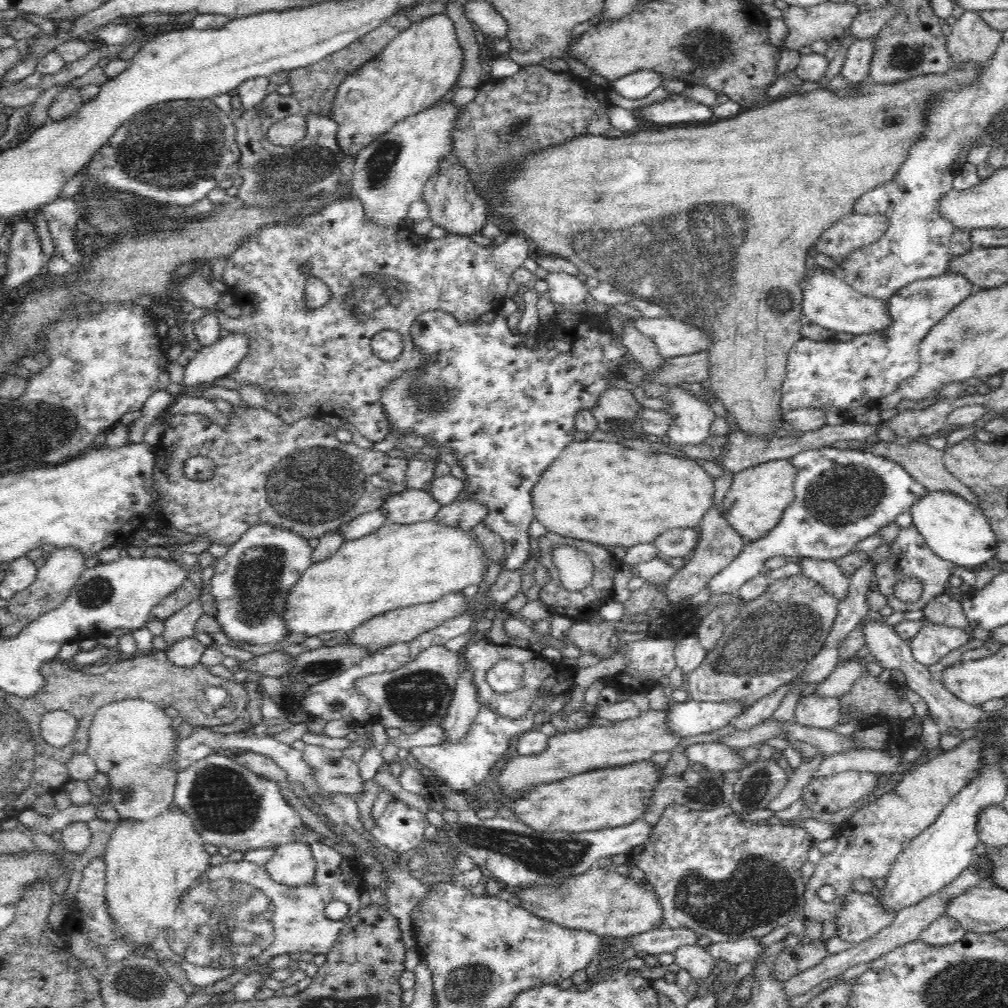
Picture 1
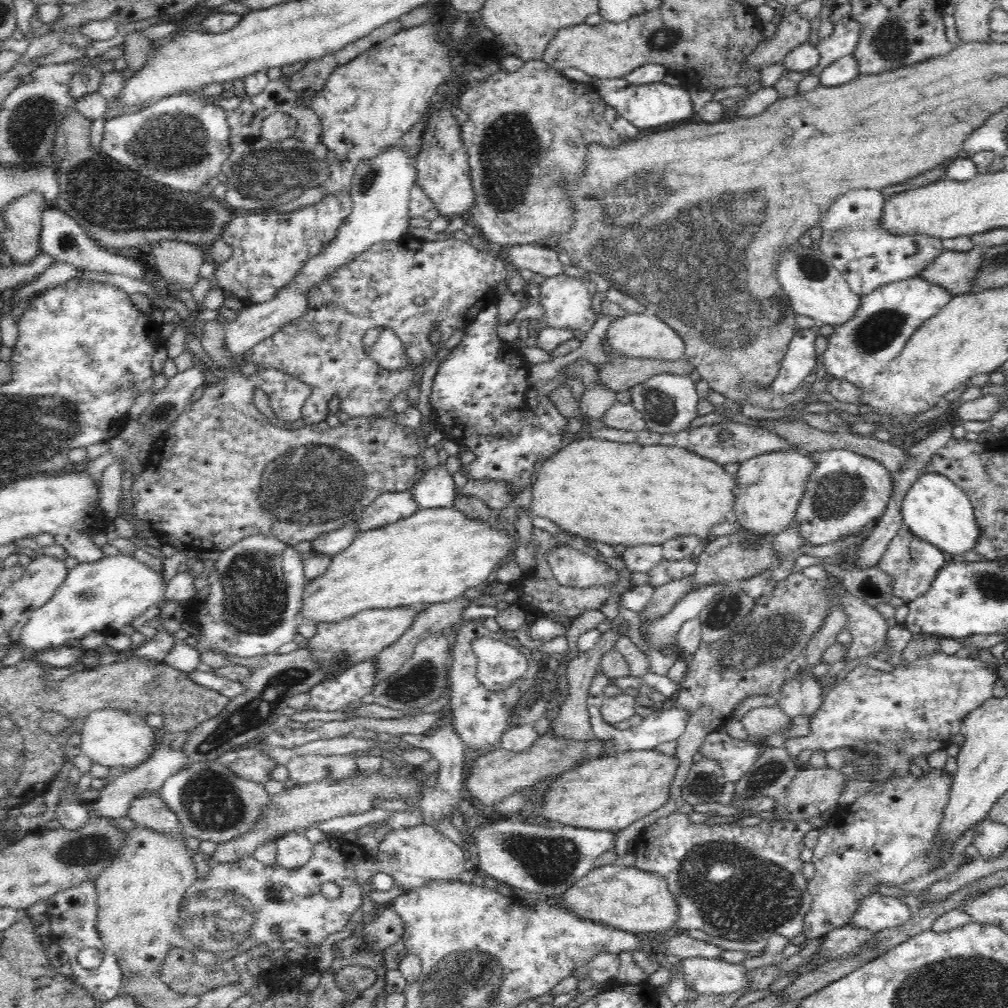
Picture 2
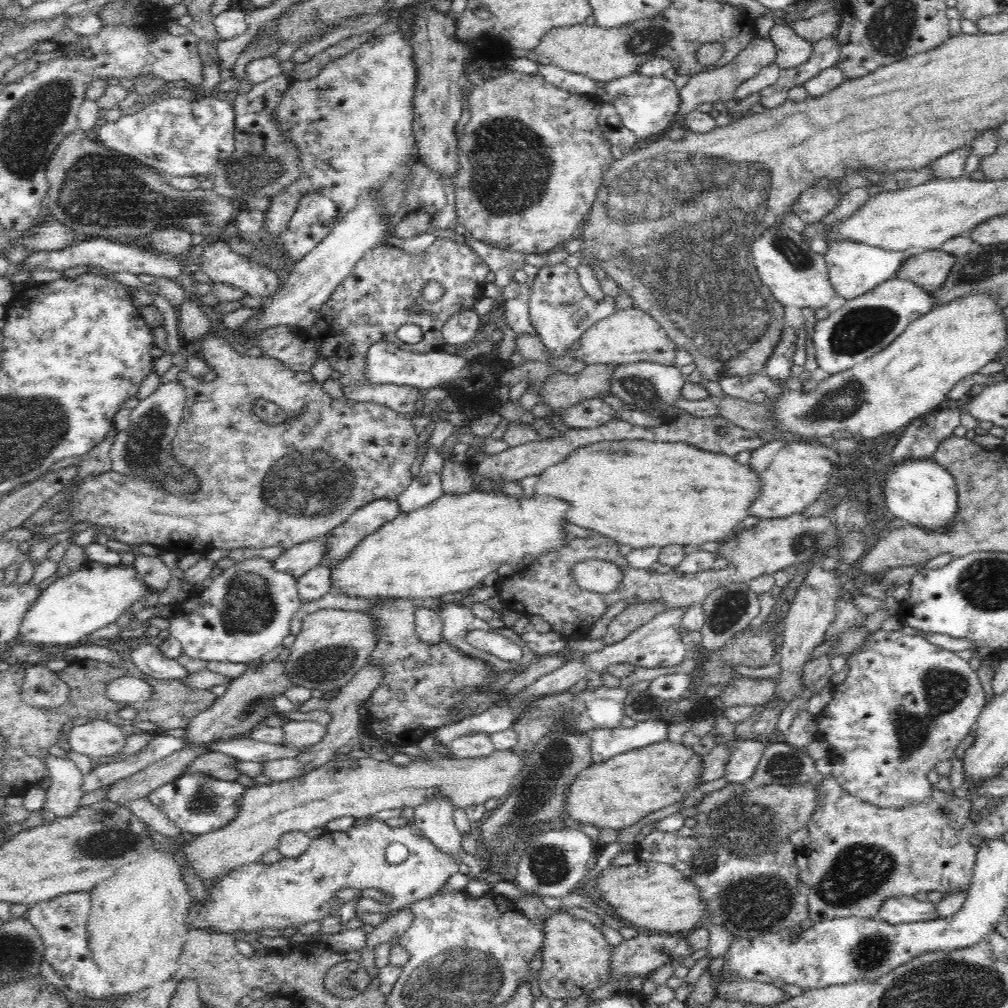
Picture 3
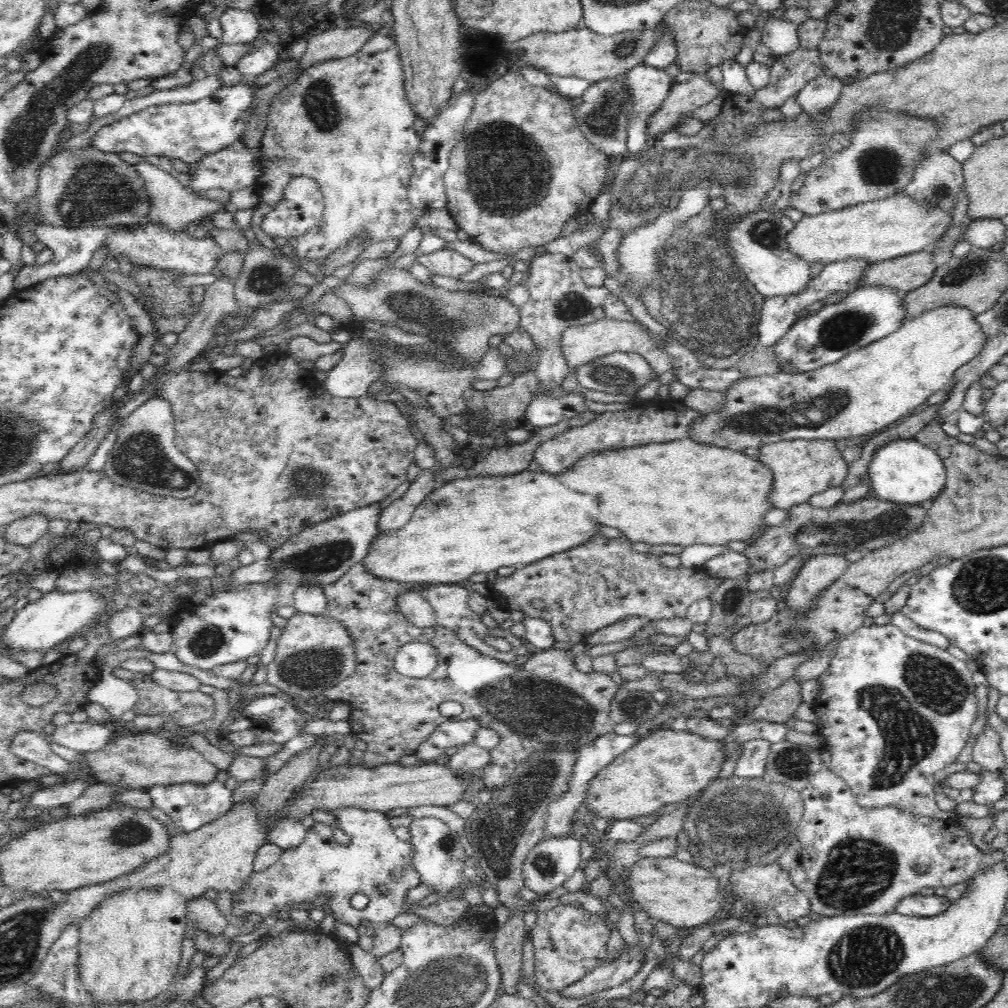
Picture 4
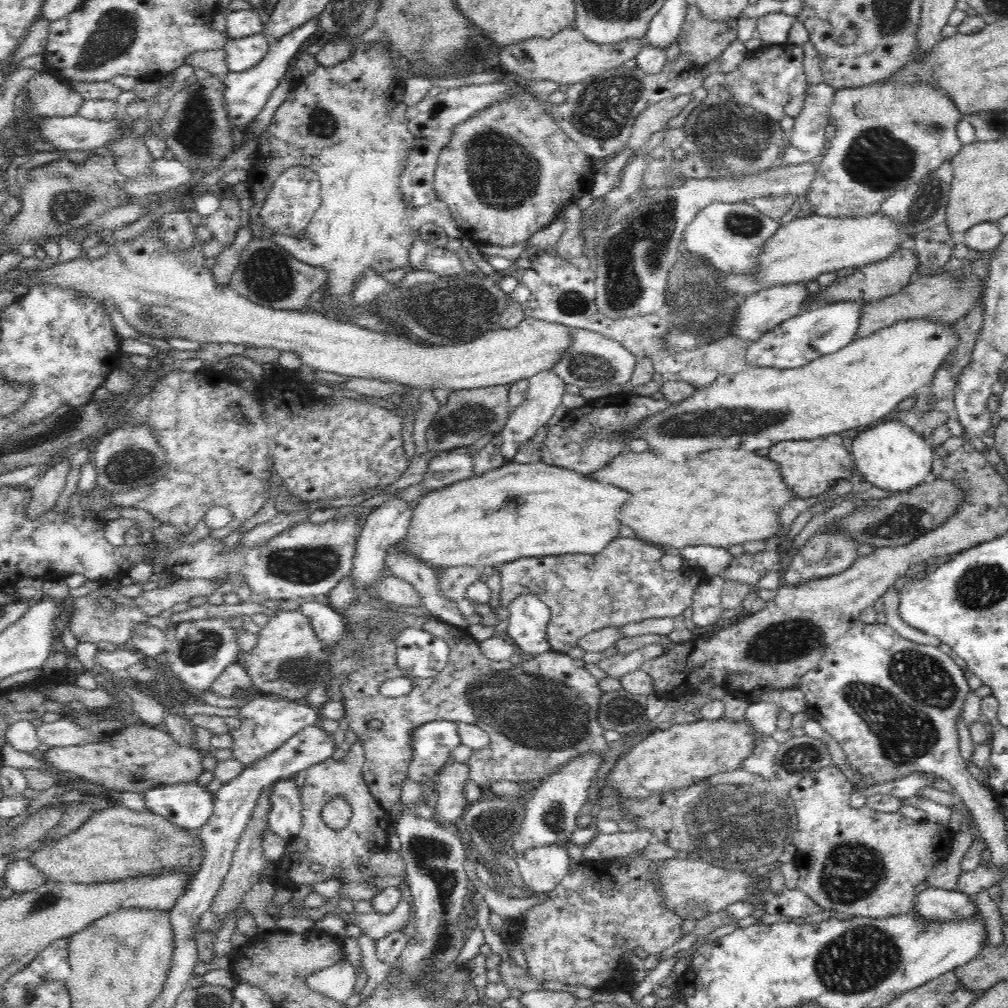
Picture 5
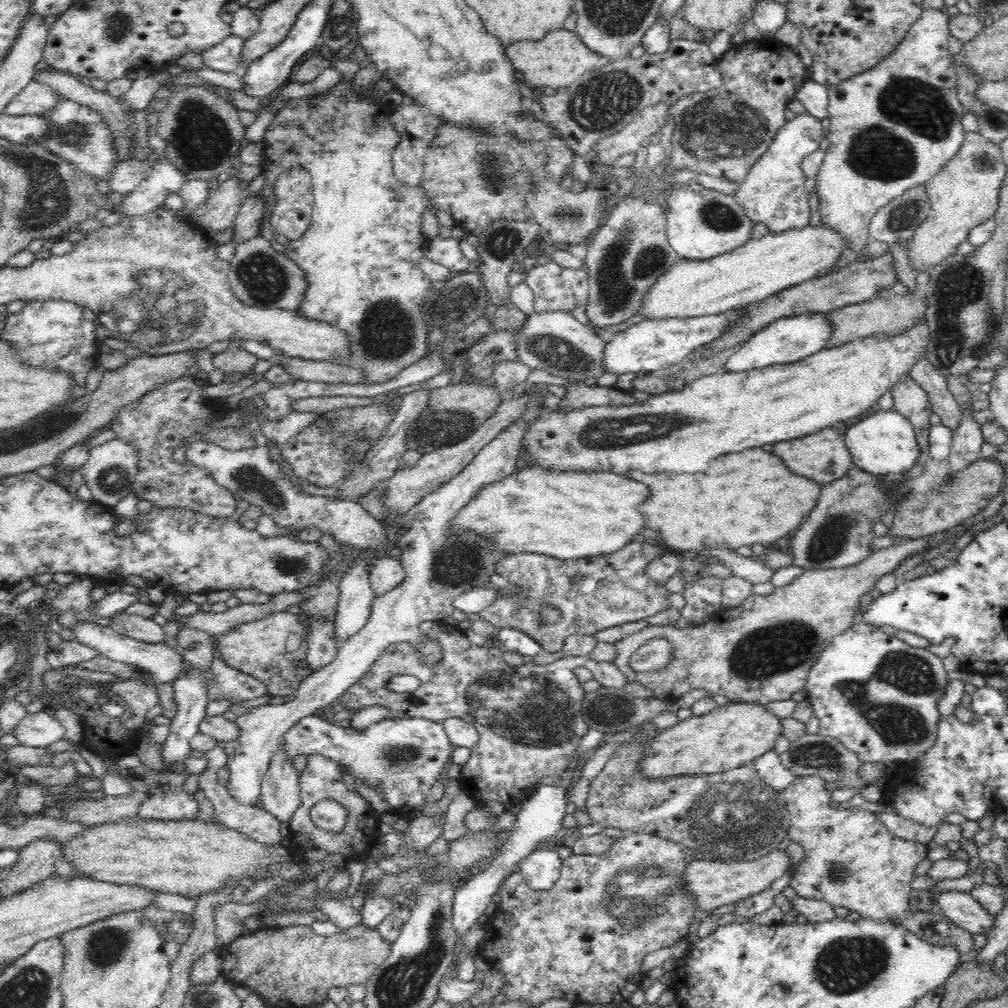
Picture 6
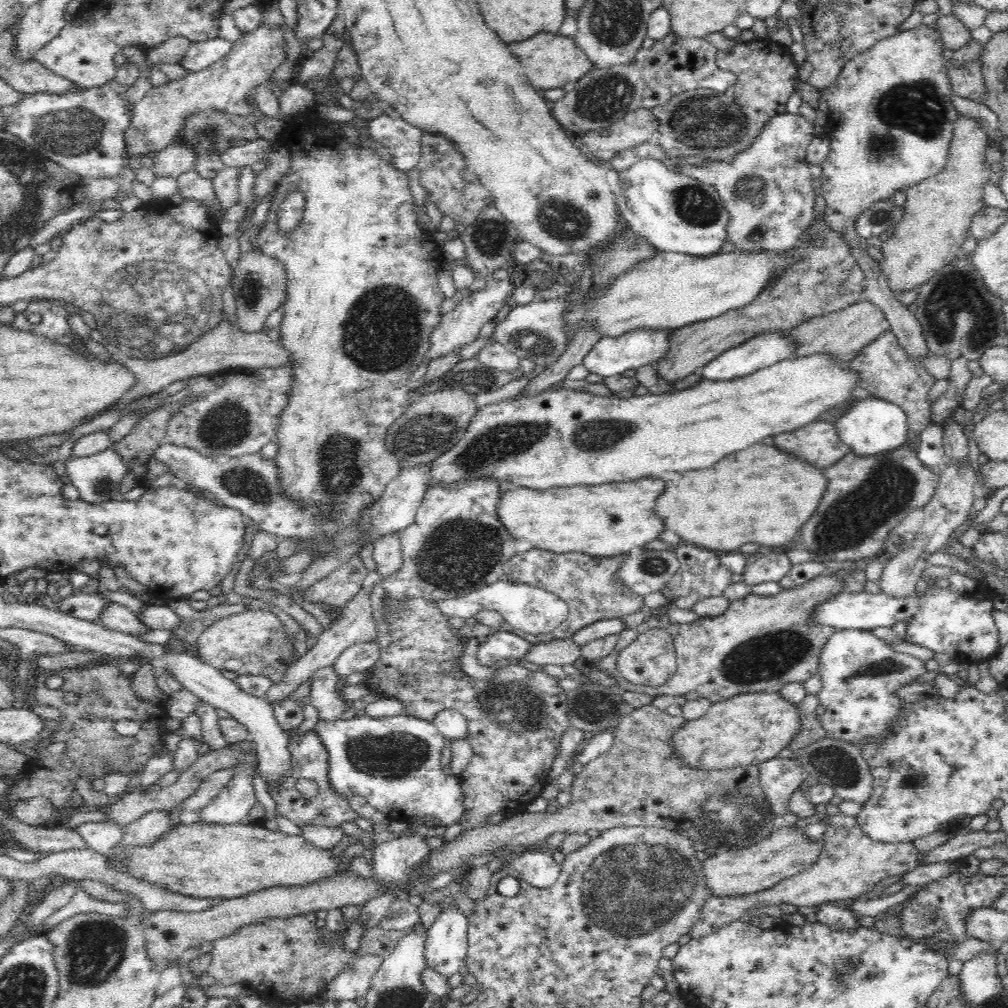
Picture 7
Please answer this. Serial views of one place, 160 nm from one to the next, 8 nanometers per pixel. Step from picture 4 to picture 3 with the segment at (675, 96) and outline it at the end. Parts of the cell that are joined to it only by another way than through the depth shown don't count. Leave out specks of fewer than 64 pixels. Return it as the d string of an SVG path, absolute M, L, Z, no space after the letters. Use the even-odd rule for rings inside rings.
M757 36L748 43L748 46L738 53L732 62L726 66L721 66L716 70L702 71L689 76L685 80L685 86L679 89L680 106L678 107L676 121L682 120L685 115L698 108L699 104L704 102L726 102L733 98L734 90L748 78L756 76L764 66L774 63L776 60L776 45L770 37Z

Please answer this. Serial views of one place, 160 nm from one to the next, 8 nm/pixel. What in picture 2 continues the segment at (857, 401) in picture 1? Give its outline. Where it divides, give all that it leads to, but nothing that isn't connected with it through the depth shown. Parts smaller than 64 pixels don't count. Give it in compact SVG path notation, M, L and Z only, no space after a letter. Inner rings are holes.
M916 276L891 282L859 297L861 303L856 316L834 326L834 334L828 338L821 362L830 376L846 378L856 388L866 388L873 385L874 375L885 370L887 364L901 354L908 338L924 322L938 315L954 294L935 282ZM810 329L795 330L794 337L788 343L777 377L771 382L771 387L778 393L793 393L804 378L815 375L819 356L815 350L816 334Z

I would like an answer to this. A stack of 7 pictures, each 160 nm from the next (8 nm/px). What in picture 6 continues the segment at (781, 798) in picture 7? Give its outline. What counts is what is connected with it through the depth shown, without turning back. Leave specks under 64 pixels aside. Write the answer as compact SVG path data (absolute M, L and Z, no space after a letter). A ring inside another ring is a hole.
M774 750L760 756L760 758L756 758L752 764L765 784L770 789L777 790L778 793L784 790L784 788L788 788L788 785L792 784L794 778L797 777L790 769L782 765L780 755L774 752Z

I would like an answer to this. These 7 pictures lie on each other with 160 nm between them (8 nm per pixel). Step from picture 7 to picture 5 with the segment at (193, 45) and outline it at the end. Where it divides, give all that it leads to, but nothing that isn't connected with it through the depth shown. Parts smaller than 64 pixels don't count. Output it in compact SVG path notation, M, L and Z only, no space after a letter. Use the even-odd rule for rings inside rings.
M261 32L249 37L229 38L223 46L228 71L239 73L251 69L264 58L270 45Z

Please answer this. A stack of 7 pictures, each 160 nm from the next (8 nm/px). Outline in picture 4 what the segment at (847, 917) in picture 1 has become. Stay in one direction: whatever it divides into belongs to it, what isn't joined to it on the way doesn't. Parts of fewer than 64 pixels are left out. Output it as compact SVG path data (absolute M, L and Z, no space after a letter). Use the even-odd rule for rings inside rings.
M915 893L912 896L902 898L896 906L896 913L911 917L933 917L942 914L951 905L950 899L944 896L920 895Z

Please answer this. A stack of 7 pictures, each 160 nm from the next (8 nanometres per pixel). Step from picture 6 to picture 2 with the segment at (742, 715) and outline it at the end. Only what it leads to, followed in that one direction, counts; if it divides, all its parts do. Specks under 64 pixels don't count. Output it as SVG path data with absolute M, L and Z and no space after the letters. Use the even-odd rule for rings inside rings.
M656 749L592 758L584 766L558 776L546 790L542 806L530 812L566 826L620 831L664 806L678 766L680 763L674 755L662 754Z

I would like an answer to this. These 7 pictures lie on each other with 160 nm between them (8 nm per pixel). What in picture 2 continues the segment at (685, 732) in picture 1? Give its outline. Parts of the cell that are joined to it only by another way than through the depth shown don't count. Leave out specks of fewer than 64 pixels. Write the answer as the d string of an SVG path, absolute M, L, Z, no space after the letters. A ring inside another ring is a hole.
M598 669L596 676L594 676L594 680L592 680L592 686L590 686L589 689L587 708L594 737L600 739L606 747L612 747L616 755L622 752L656 749L656 746L659 744L677 741L678 738L684 734L686 724L688 724L688 719L690 719L690 713L686 713L686 711L682 709L668 709L667 707L661 707L659 710L655 711L654 714L643 719L639 726L634 726L628 730L618 730L618 728L614 728L614 726L604 722L601 713L598 711L598 705L601 704L602 700L605 698L604 690L609 686L608 680L609 679L603 674L603 672Z

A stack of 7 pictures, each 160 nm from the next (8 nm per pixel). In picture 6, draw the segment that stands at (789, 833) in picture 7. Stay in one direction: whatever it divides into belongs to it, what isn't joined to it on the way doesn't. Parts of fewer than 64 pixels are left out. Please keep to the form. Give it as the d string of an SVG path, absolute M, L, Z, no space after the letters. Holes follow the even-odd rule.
M780 849L770 851L765 857L749 861L693 859L686 864L684 885L688 893L692 893L701 914L704 911L716 910L724 904L738 902L758 892L764 892L774 880L784 876L790 866L790 856L785 850Z

